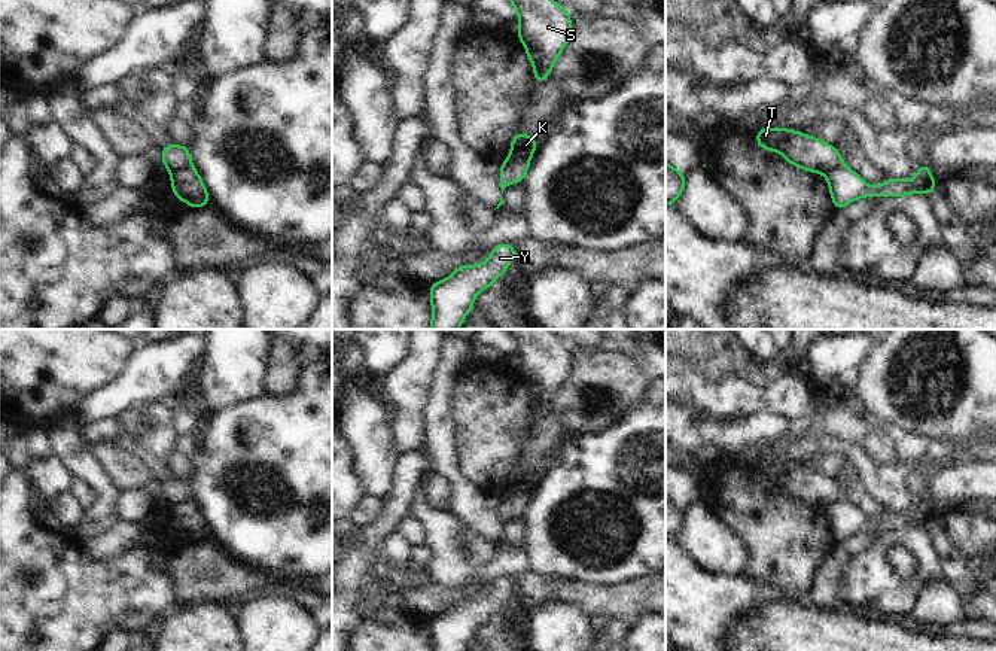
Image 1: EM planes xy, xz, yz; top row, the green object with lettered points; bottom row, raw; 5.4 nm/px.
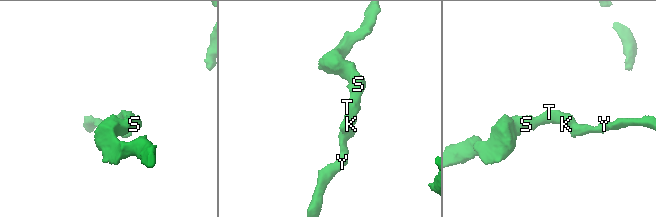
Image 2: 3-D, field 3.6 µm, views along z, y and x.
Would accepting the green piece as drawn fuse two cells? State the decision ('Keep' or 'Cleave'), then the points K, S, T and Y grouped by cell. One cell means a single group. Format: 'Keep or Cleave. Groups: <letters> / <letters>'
Cleave. Groups: K S T / Y

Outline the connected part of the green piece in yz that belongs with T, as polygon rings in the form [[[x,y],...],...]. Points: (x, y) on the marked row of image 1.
[[[758,128],[756,145],[811,173],[826,174],[844,164],[835,146],[794,130]]]

